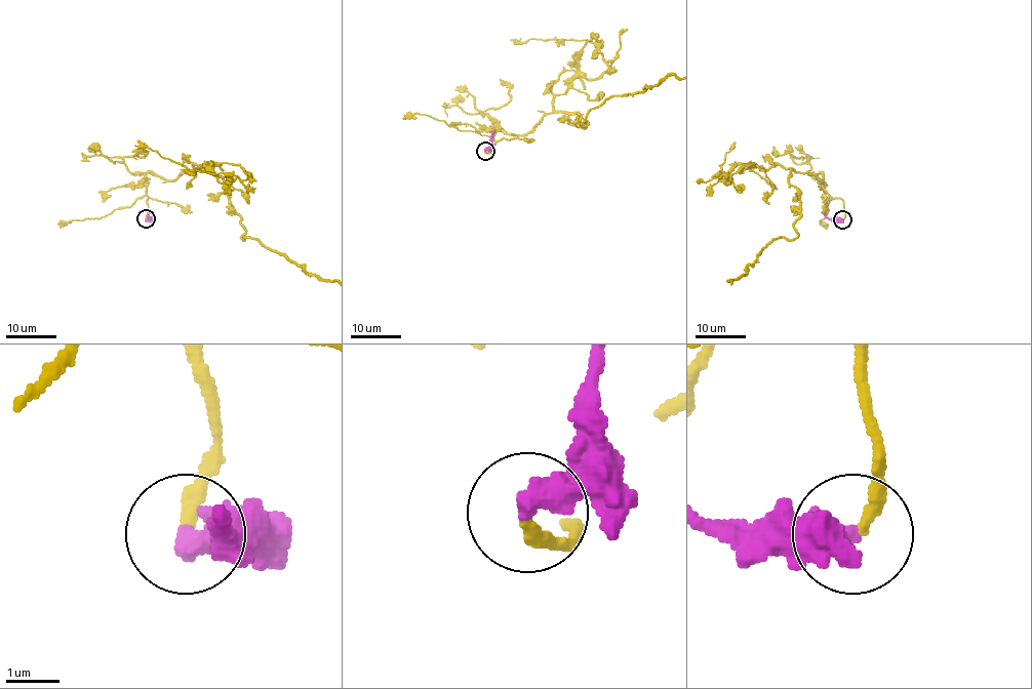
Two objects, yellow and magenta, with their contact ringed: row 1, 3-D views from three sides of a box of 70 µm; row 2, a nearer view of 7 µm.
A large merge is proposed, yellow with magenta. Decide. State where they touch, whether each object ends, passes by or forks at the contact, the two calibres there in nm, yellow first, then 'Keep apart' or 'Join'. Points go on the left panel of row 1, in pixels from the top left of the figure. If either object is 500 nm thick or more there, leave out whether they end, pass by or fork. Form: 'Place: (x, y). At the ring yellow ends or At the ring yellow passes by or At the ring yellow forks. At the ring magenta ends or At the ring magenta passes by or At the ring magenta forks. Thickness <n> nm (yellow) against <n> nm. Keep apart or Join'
Place: (146, 218). At the ring yellow ends. At the ring magenta ends. Thickness 240 nm (yellow) against 480 nm. Join

